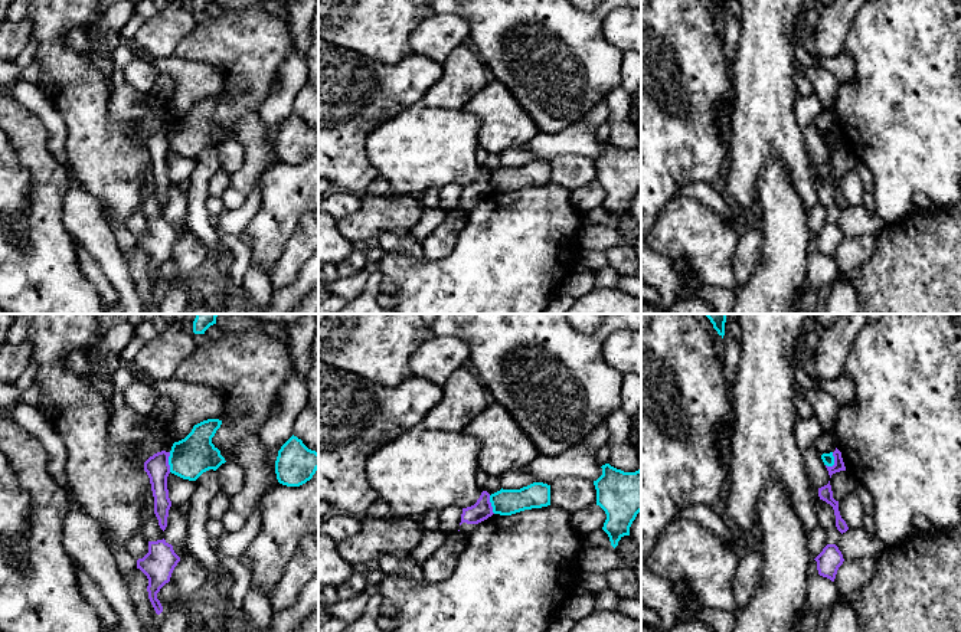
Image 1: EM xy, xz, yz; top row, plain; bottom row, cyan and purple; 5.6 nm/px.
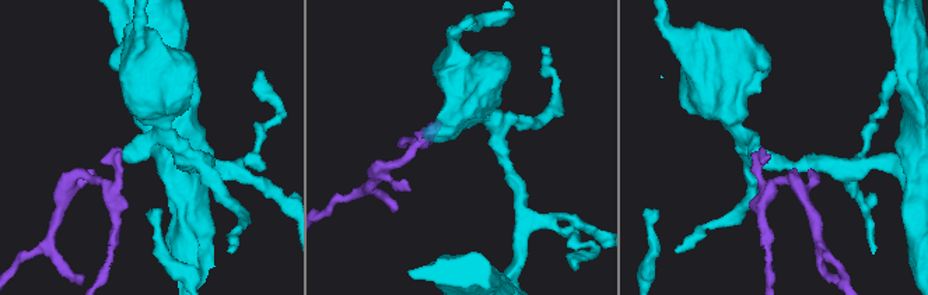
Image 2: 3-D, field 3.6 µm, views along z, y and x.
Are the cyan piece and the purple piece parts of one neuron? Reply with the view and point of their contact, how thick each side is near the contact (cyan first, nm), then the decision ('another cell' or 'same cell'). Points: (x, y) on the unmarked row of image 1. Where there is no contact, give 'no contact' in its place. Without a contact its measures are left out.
meets cyan in yz at (833, 138); 60 nm thick on the cyan side, 60 nm on the other; another cell

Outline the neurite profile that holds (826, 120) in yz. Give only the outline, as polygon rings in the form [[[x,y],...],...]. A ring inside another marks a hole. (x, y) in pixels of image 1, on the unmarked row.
[[[823,109],[815,118],[815,127],[820,132],[836,128],[836,112],[834,109]]]

